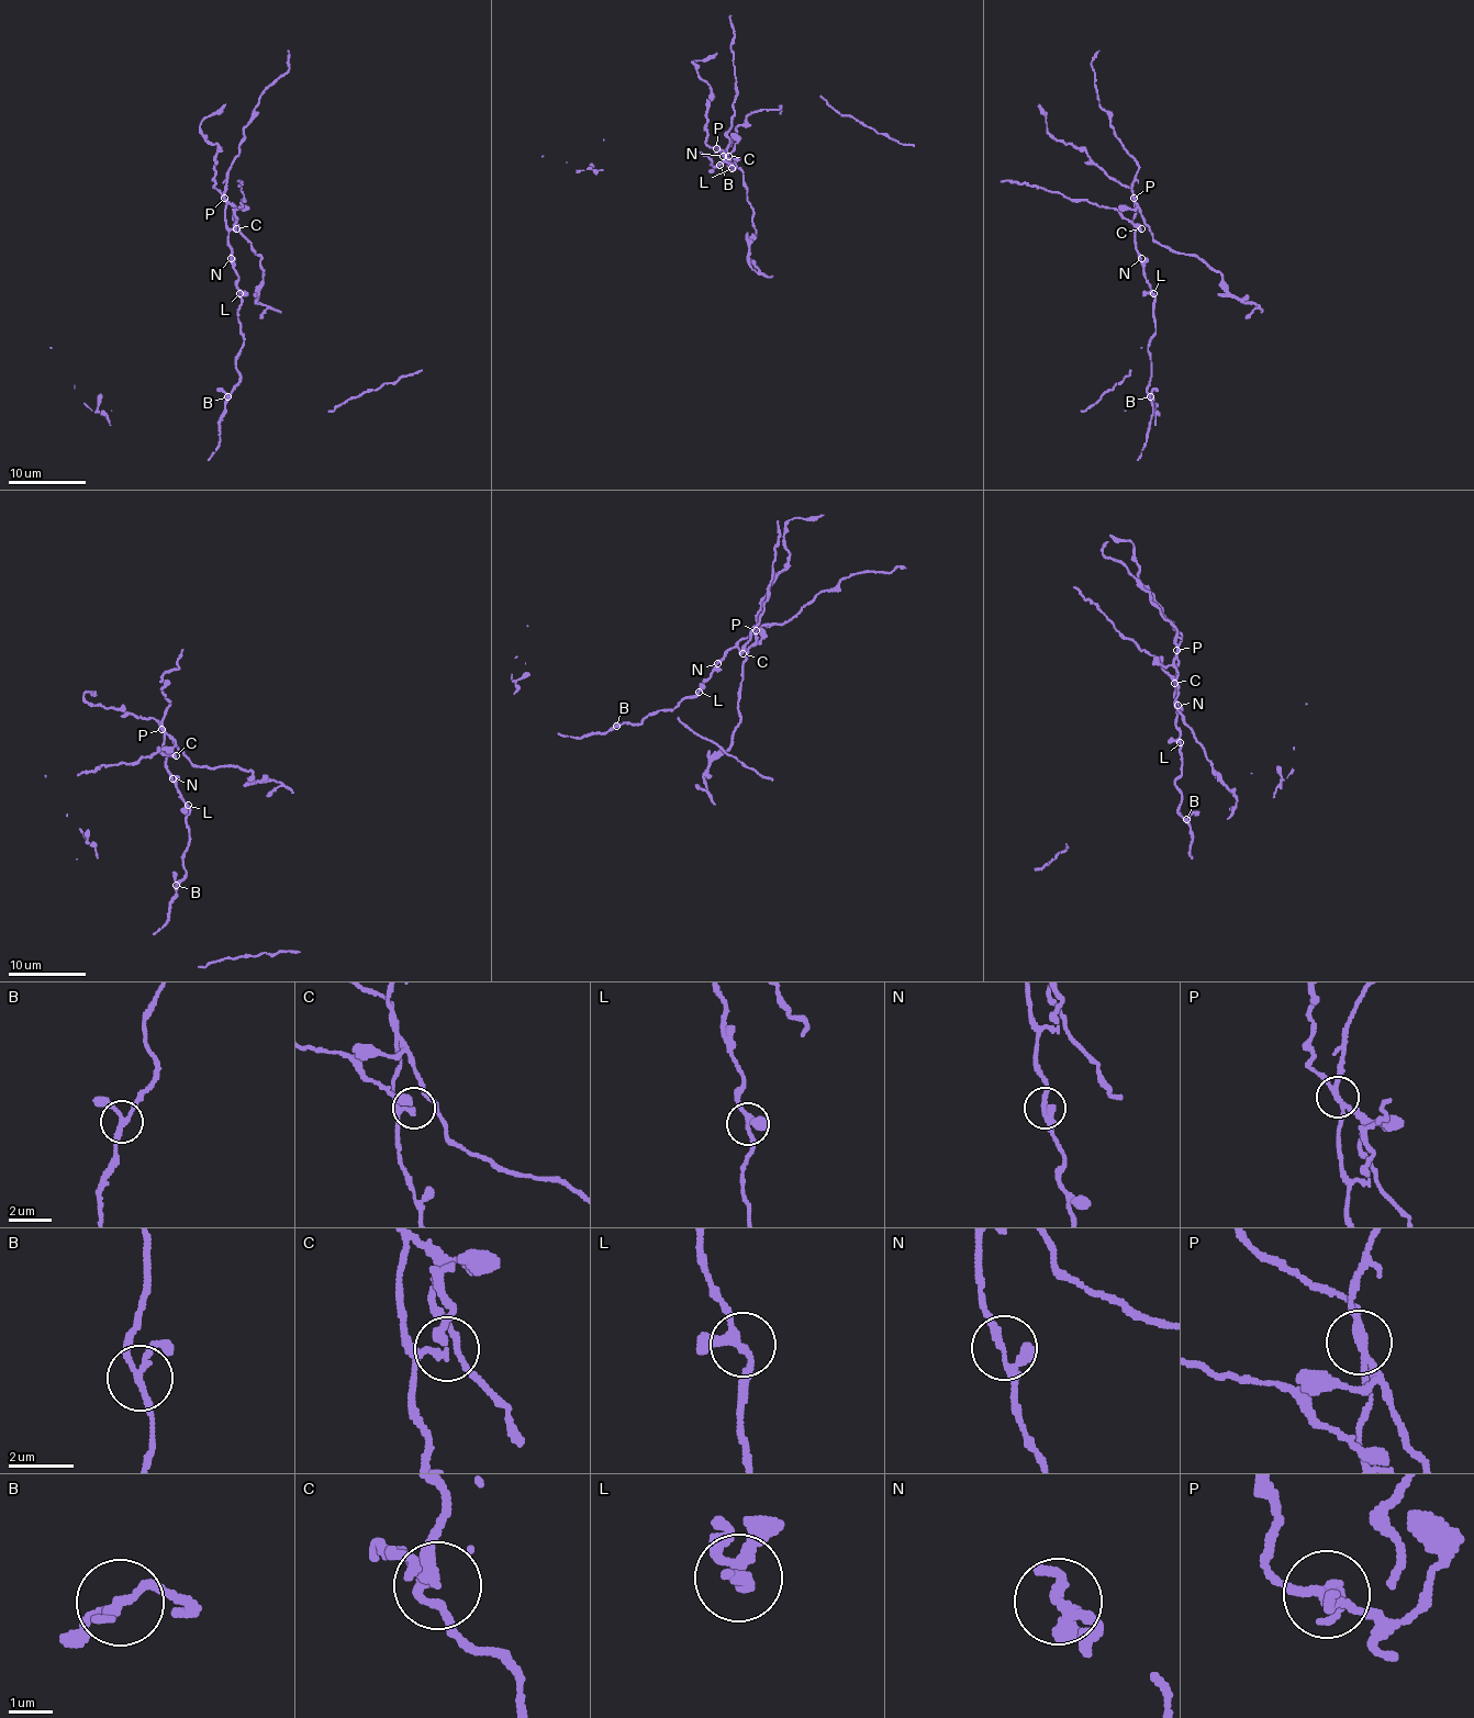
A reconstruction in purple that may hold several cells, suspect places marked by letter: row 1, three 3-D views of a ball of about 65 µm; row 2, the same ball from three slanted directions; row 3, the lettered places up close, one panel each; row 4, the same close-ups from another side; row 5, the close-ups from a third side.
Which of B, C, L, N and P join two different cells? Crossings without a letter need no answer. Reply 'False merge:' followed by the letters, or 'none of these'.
False merge: C, P

